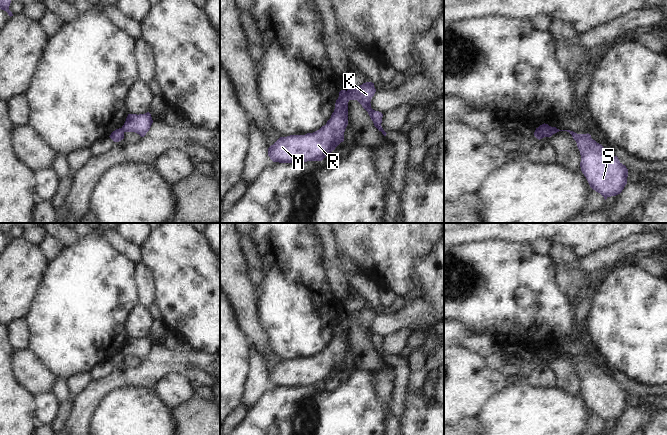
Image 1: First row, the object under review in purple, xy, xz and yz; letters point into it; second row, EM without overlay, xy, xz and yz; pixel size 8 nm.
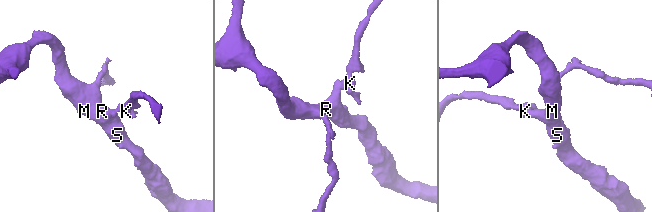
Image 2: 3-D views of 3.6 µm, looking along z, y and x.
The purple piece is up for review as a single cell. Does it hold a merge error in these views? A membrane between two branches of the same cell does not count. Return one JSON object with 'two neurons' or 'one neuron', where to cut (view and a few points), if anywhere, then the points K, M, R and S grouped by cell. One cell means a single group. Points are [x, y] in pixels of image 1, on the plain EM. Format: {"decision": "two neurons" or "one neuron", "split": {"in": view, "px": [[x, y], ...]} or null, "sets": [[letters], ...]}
{"decision": "two neurons", "split": {"in": "xz", "px": [[346, 315], [349, 323]]}, "sets": [["K"], ["M", "R", "S"]]}

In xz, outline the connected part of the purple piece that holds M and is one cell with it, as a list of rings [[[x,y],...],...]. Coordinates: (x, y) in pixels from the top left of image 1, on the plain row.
[[[341,314],[334,336],[324,350],[313,357],[280,361],[268,372],[270,383],[279,387],[322,385],[344,365],[348,349],[348,326],[347,315]]]

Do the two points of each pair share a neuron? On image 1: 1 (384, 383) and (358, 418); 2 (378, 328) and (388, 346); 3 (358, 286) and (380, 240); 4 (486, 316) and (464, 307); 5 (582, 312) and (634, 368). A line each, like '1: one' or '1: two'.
1: two
2: two
3: two
4: one
5: two

